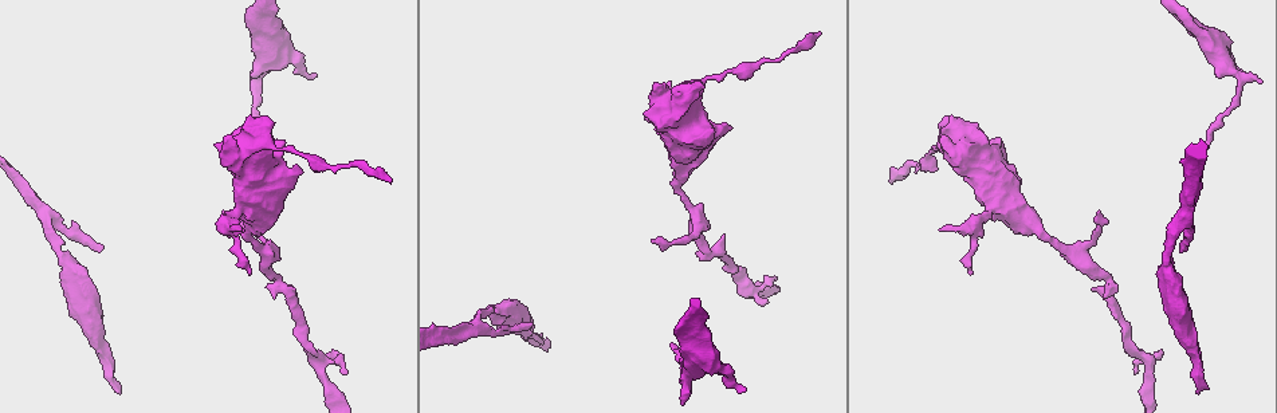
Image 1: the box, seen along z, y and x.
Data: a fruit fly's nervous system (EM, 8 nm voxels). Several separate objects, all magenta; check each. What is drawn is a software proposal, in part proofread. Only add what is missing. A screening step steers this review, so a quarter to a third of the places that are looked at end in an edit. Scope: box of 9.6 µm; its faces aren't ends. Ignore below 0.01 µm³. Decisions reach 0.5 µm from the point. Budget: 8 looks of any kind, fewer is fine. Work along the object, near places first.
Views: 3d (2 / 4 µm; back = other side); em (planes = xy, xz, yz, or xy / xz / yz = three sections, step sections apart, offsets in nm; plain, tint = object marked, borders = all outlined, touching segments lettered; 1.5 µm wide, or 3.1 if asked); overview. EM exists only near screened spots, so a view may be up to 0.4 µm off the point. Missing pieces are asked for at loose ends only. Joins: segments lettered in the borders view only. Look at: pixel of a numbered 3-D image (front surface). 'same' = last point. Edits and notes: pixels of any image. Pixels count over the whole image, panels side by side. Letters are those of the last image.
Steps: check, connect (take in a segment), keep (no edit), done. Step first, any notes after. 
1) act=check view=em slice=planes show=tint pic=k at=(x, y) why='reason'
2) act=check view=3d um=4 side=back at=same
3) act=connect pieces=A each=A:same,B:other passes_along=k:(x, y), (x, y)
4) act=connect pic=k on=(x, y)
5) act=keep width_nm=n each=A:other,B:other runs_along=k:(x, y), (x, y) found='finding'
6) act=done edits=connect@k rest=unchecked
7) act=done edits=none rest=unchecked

act=check view=3d um=2 pic=1 at=(549, 341) why='free end'

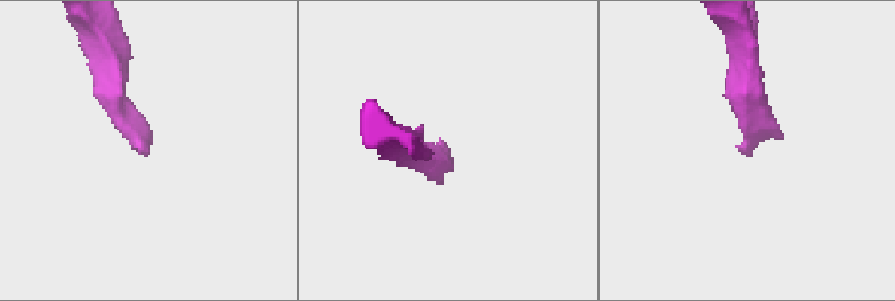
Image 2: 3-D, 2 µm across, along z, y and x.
act=check view=em slice=xy step=4 show=tint pic=2 at=(147, 151) why='need the tissue'

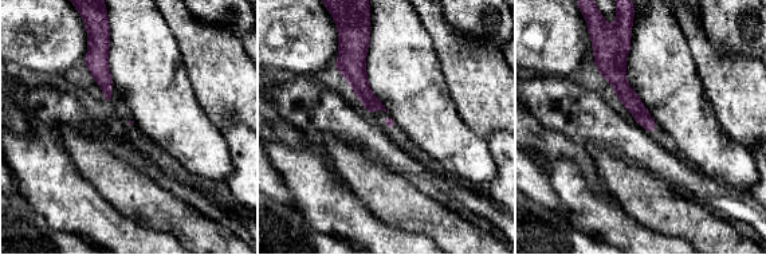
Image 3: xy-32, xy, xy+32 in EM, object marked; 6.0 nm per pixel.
act=check view=em slice=planes show=borders at=same

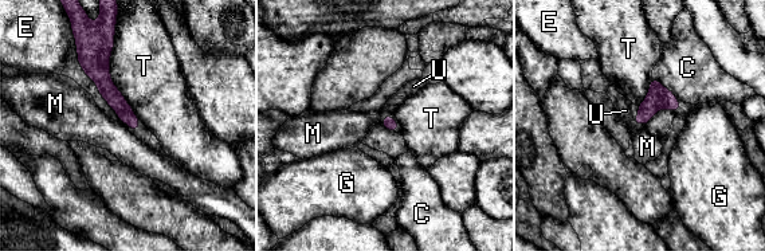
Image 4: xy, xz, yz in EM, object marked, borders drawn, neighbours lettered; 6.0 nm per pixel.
act=connect pieces=U longest_contact=T:500nm each=C:other,E:other,G:other,M:other,T:other,U:same found='it goes on there'

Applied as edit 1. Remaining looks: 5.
act=check view=em slice=yz step=8 show=borders pic=1 at=(1182, 249) why='thin end'

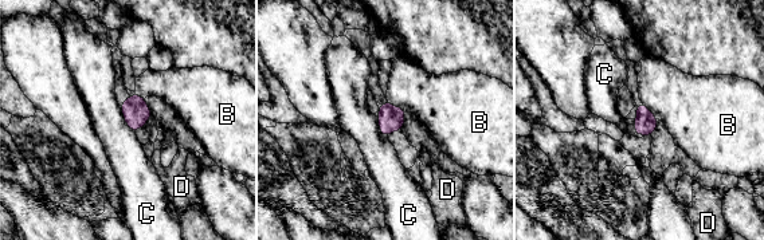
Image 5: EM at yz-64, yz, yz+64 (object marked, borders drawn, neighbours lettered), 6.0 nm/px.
act=keep width_nm=130 each=B:other,C:other,D:other border=5:(120, 106), (124, 121), (134, 132) found='none of them fits'

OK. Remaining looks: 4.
act=check view=3d um=2 pic=1 at=(820, 34) why='branch stops here'

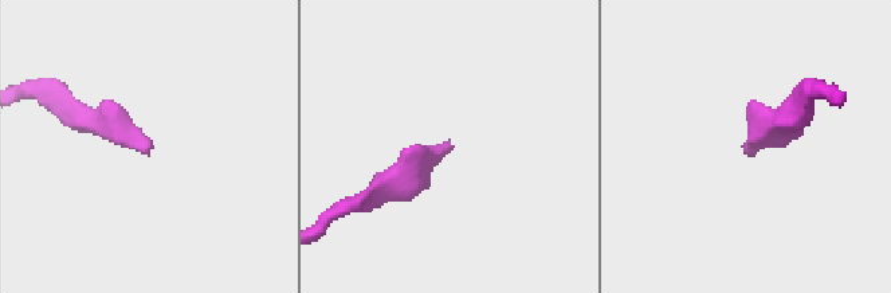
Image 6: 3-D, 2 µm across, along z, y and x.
act=check view=em slice=planes show=borders pic=6 at=(149, 155)

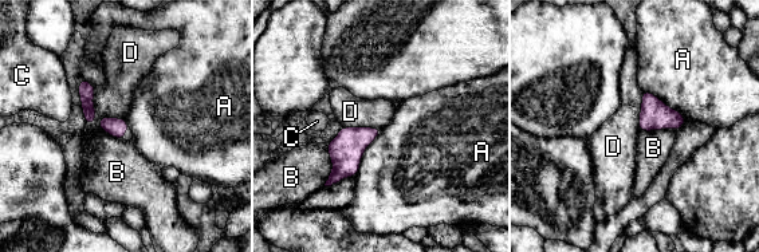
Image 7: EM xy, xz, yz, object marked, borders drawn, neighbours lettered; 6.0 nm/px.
act=keep each=A:other,B:other,C:other,D:other border=7:(329, 142), (331, 173), (323, 185) found='no lettered segment goes on from it'

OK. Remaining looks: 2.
act=check view=em slice=planes show=borders pic=1 at=(673, 345) why='tapers out'

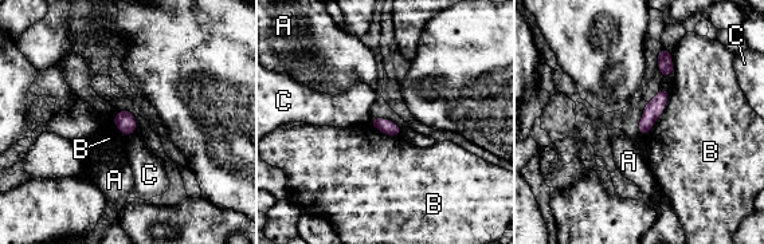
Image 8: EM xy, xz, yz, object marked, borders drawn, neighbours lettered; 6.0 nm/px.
act=keep each=A:other,B:other,C:other border=8:(670, 90), (663, 113), (643, 136) found='no lettered segment goes on from it'

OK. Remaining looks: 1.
act=done edits=connect@4 rest=unchecked

